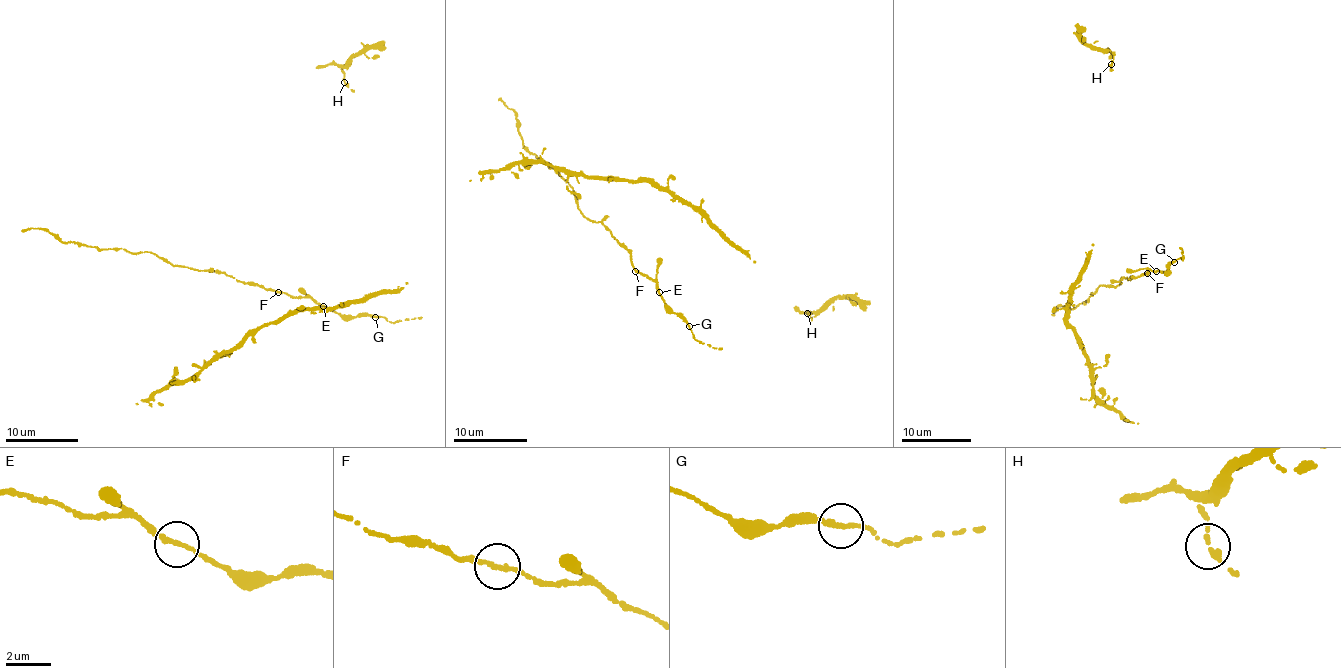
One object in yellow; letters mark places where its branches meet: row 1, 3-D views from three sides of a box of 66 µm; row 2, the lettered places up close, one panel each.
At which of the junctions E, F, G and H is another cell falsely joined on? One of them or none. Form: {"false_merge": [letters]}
{"false_merge": []}

